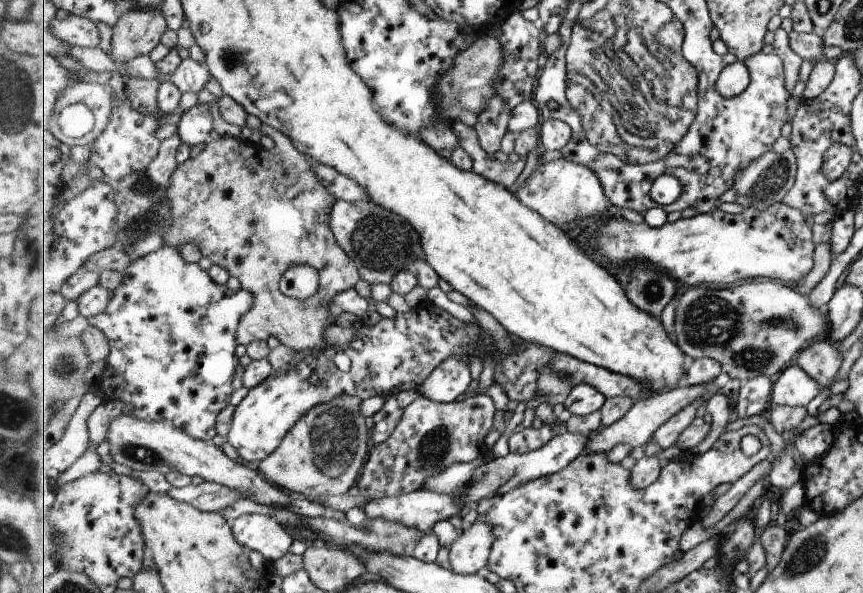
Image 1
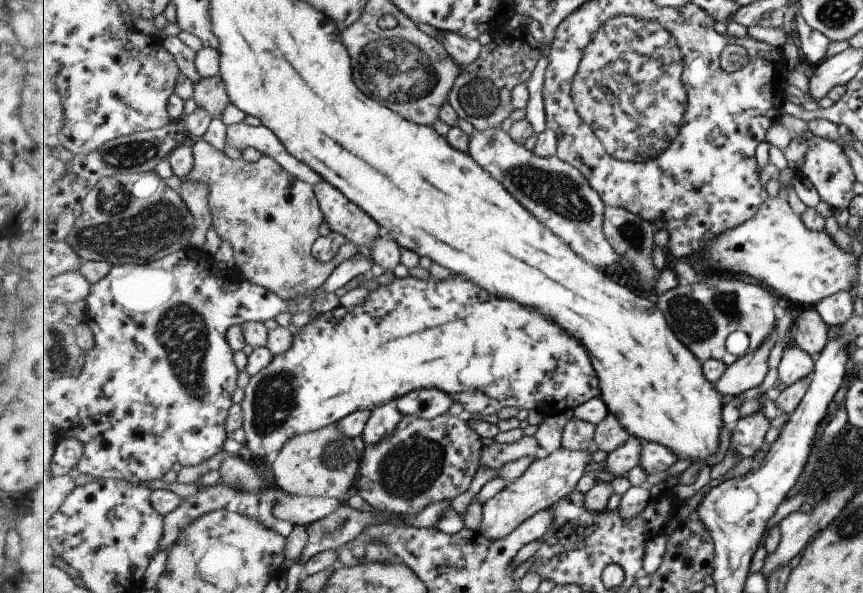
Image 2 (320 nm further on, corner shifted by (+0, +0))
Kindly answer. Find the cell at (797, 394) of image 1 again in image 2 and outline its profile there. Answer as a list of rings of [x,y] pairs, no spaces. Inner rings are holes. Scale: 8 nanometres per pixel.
[[[791,330],[786,334],[785,343],[777,379],[785,386],[791,386],[811,374],[814,364],[811,357],[796,343]]]

